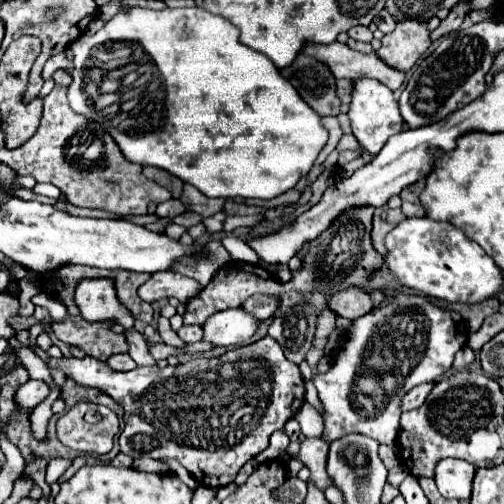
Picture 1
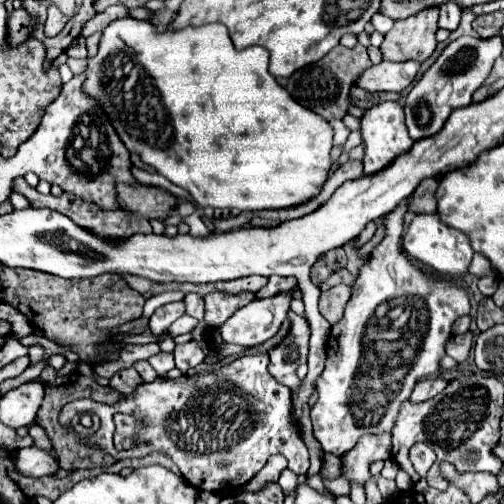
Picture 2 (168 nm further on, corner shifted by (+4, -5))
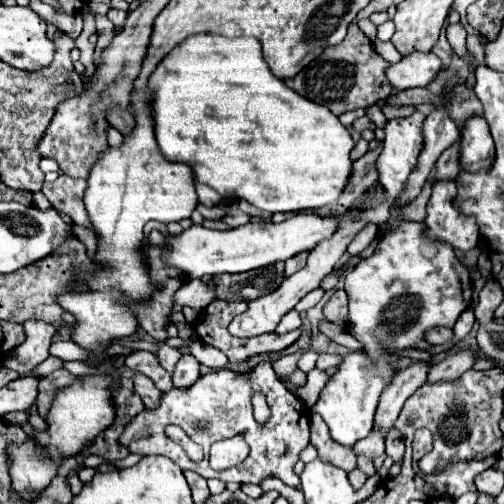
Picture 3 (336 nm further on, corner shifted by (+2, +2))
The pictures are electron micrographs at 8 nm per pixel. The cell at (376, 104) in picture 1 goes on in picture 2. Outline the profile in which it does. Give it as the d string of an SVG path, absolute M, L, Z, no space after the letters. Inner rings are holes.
M380 102L368 108L360 118L360 134L364 144L364 174L374 174L382 170L390 164L390 160L394 160L394 156L406 152L406 148L414 144L404 126L404 110L398 102Z

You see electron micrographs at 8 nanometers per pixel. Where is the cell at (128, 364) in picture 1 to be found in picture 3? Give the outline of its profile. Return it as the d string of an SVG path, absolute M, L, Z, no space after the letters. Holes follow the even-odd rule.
M136 373L134 375L134 387L136 391L140 393L146 409L156 409L160 405L160 397L162 397L162 391L154 387L154 383L148 379L148 377L142 377L142 373Z

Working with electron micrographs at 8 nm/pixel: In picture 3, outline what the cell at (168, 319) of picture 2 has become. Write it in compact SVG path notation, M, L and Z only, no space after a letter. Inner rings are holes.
M190 279L186 281L186 285L182 285L182 289L178 289L176 305L178 307L190 305L194 309L204 309L214 299L216 299L216 293L212 287L208 287L202 279Z

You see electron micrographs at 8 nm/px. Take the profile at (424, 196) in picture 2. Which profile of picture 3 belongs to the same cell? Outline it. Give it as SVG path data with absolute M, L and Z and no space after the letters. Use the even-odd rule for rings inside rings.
M460 139L450 145L436 163L436 179L448 179L448 177L456 177L460 173Z

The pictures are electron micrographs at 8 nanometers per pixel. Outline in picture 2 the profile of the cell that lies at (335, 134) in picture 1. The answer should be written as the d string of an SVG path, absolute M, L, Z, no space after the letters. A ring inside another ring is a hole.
M330 120L330 126L334 128L334 146L344 146L350 130L342 124L342 120Z

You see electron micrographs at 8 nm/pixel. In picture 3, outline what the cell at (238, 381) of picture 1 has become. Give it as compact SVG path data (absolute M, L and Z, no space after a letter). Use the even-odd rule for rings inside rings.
M262 361L252 375L242 375L234 373L228 369L220 369L214 373L208 373L200 377L200 381L194 383L194 387L186 389L186 393L178 393L178 389L172 389L170 393L164 393L162 405L156 411L142 411L130 425L132 425L132 437L130 441L122 441L132 453L138 455L166 455L174 463L178 463L182 469L196 471L204 479L220 479L224 483L236 481L236 483L256 483L260 485L266 477L276 477L284 481L288 487L294 487L300 491L300 477L294 473L294 463L298 461L300 451L308 445L310 441L310 413L308 407L294 397L282 381L276 377L272 365L268 361ZM254 391L264 391L268 399L268 407L272 409L270 421L260 427L254 417L252 417L252 403L250 397ZM166 425L180 425L184 433L202 445L204 449L204 459L202 461L192 461L180 445L176 445L166 433ZM234 435L242 435L244 441L250 447L250 455L236 467L224 469L224 471L214 471L208 469L208 449L214 441L220 439L230 439Z

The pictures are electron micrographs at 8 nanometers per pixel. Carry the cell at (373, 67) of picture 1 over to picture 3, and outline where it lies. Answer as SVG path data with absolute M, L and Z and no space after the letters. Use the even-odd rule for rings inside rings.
M412 53L410 57L402 57L400 63L390 65L388 79L392 87L400 91L412 87L426 87L438 77L442 69L444 65L434 53Z

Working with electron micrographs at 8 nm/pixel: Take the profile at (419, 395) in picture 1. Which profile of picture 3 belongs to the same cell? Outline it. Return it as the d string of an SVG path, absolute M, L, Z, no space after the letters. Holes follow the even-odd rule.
M456 351L456 353L448 353L444 357L444 361L432 365L430 369L430 377L428 377L428 383L436 383L436 381L452 381L456 377L460 377L464 371L472 369L472 365L476 363L478 355L472 353L472 351Z

